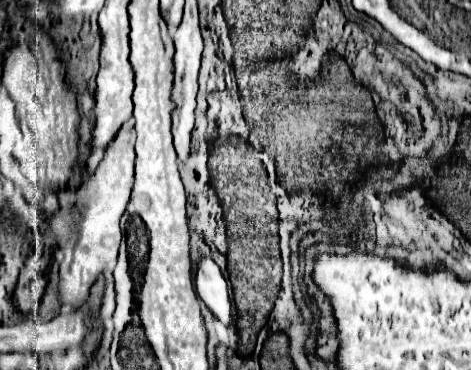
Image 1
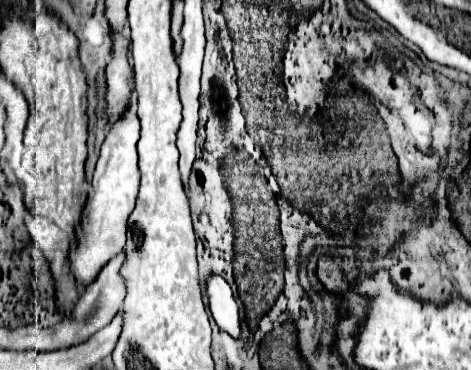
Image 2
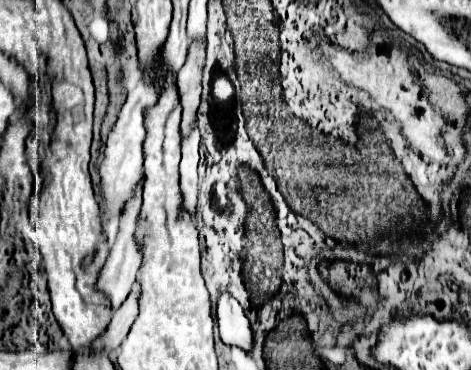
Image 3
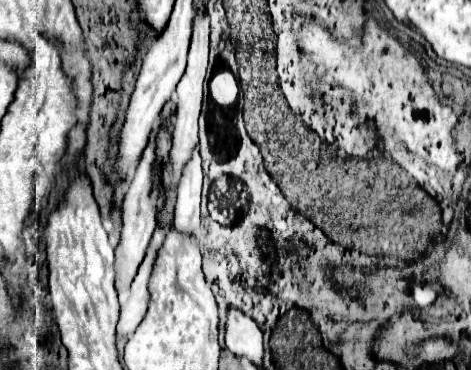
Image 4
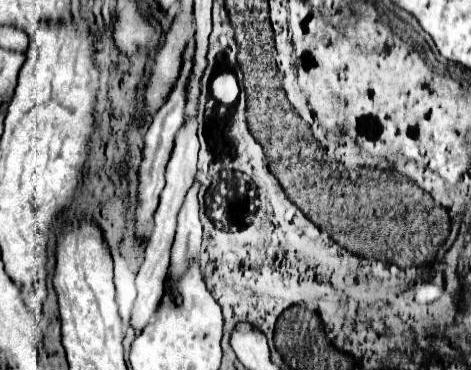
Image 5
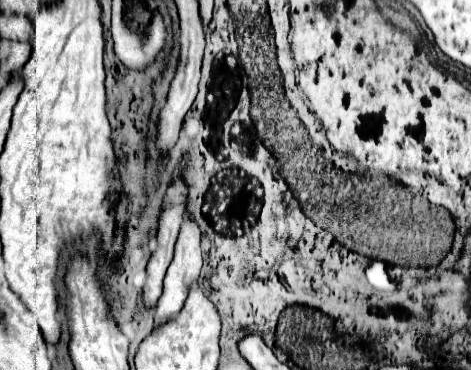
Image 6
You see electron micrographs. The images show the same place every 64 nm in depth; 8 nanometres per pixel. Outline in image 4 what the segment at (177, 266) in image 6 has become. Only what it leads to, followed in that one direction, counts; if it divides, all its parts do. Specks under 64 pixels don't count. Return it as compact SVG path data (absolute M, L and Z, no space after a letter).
M196 146L192 150L188 164L184 164L178 188L178 200L174 208L174 226L182 234L200 236L200 190L202 190L202 168Z

